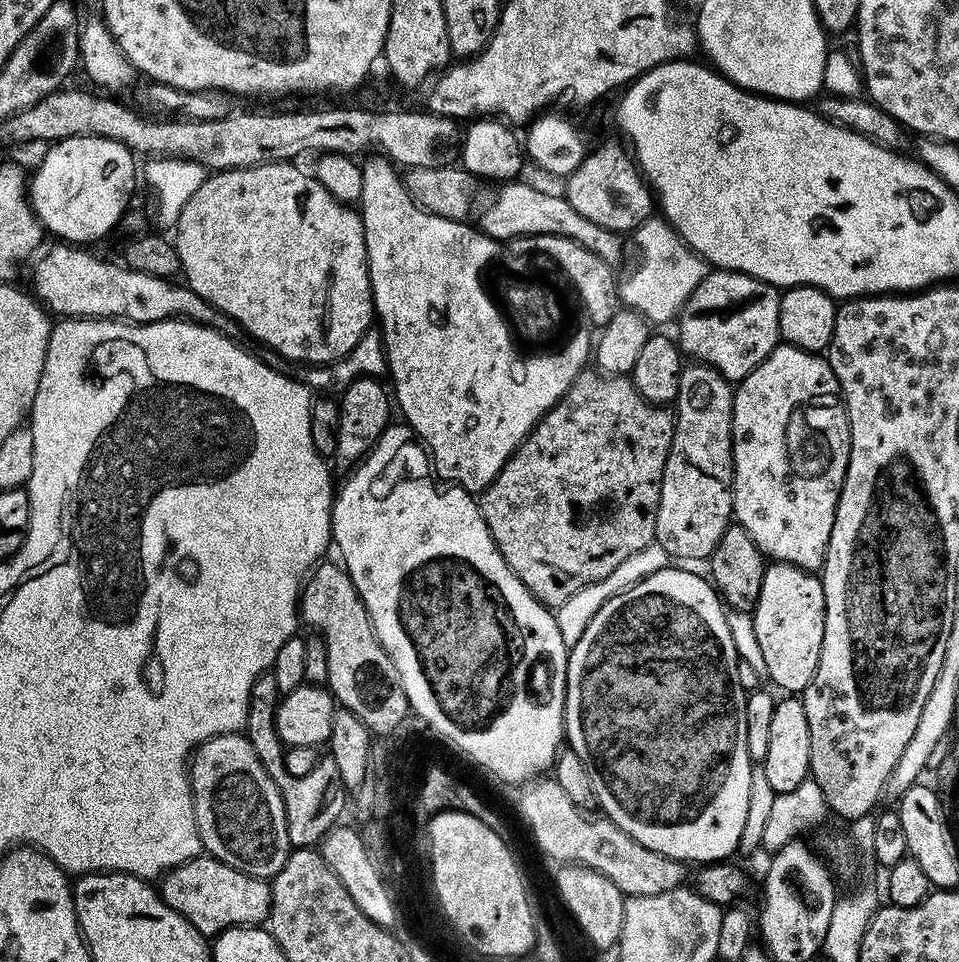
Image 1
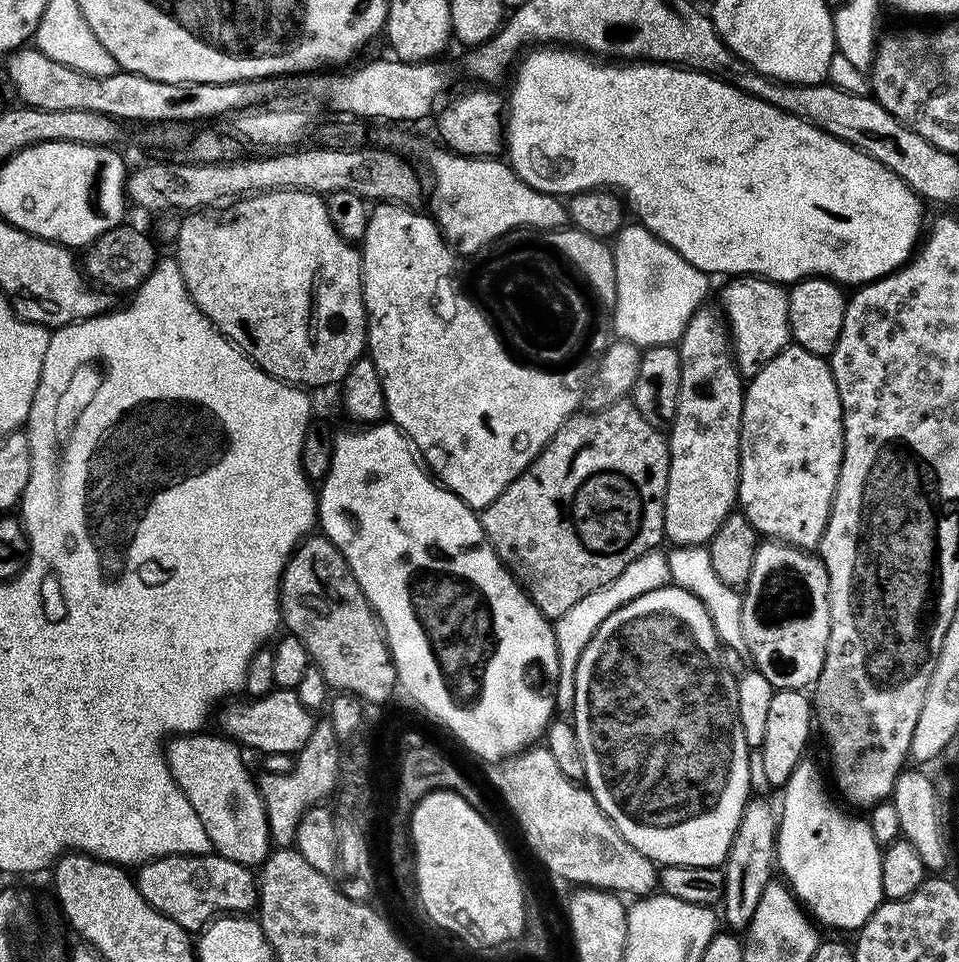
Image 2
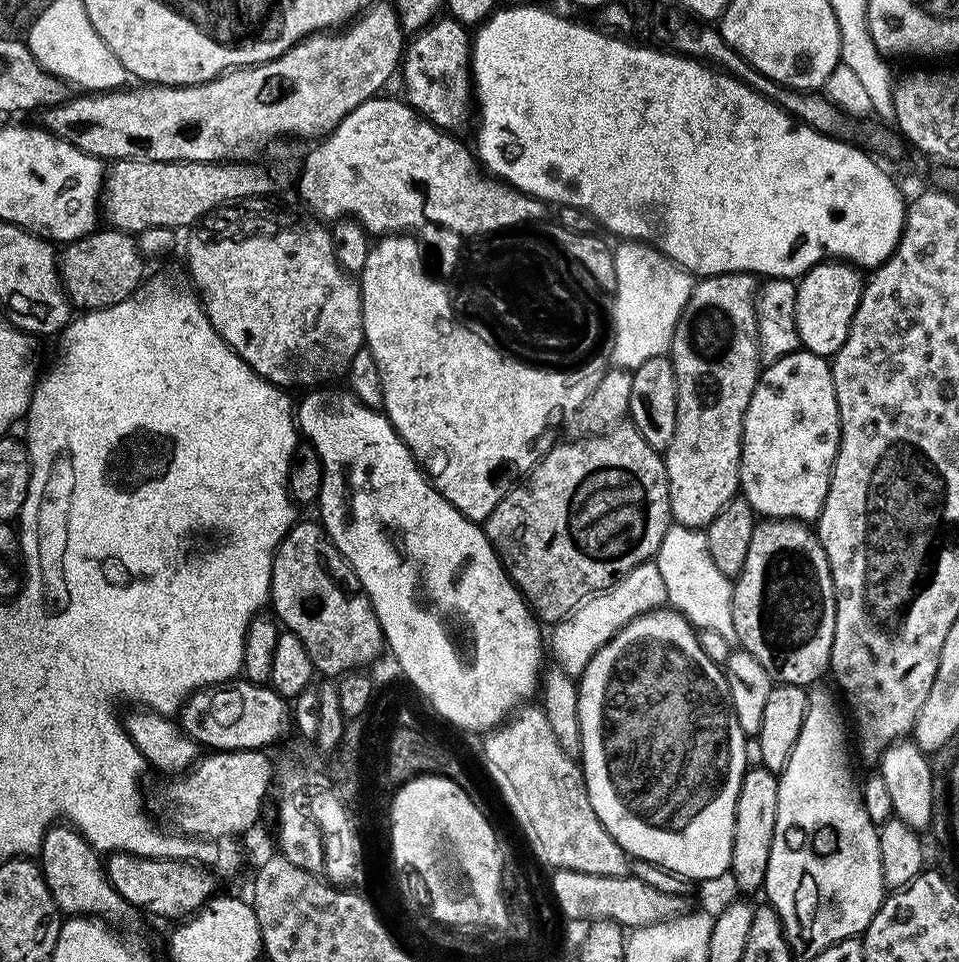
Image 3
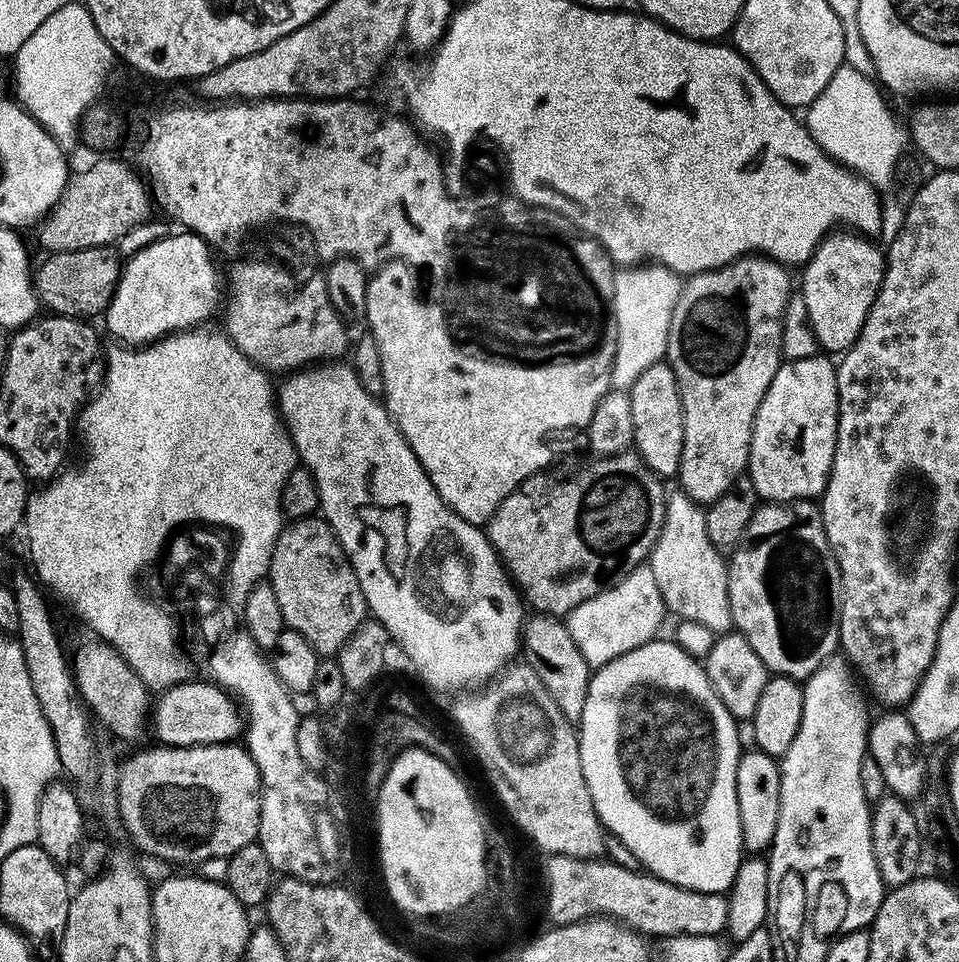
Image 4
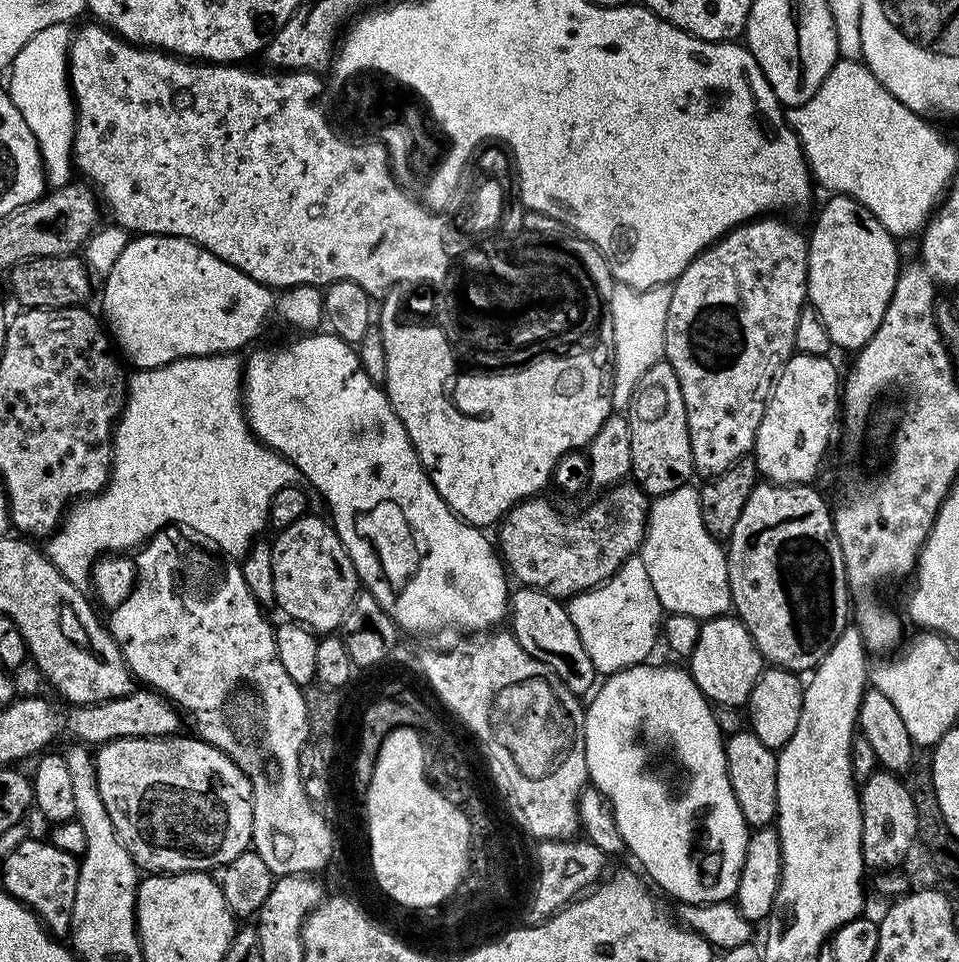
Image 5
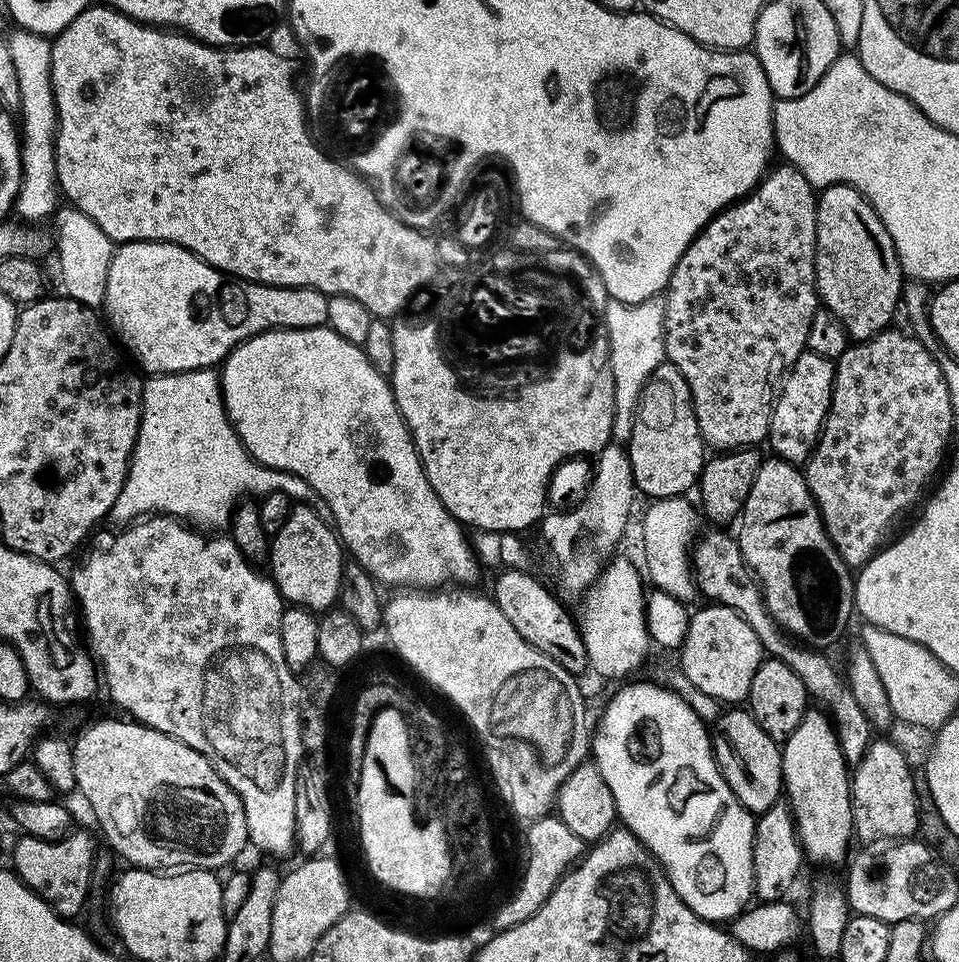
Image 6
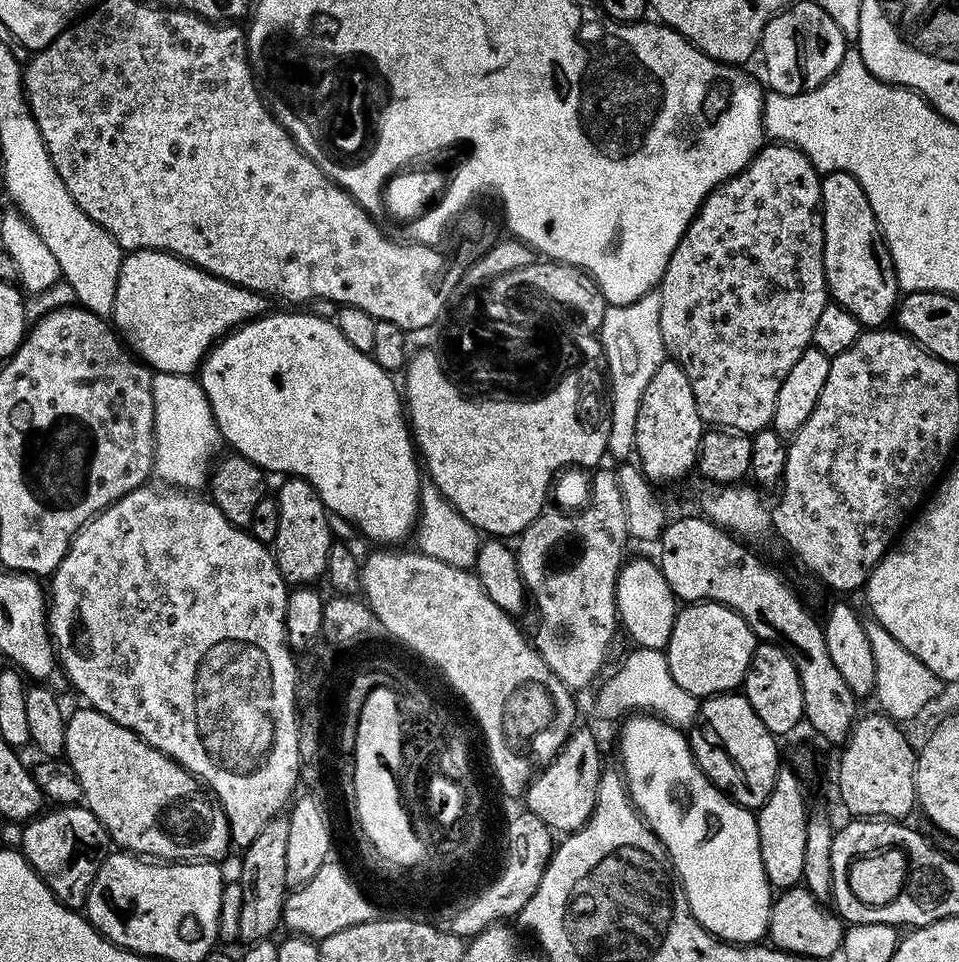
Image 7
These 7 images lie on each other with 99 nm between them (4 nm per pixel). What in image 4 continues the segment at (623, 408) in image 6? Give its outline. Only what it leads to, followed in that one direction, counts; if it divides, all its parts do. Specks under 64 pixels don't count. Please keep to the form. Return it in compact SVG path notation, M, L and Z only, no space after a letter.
M645 262L639 266L624 266L619 269L614 278L614 294L610 298L612 304L611 319L618 330L616 357L612 371L612 388L616 390L631 389L632 384L646 370L646 366L654 366L665 359L668 351L668 331L674 306L680 297L682 280L677 273L671 272L664 264Z

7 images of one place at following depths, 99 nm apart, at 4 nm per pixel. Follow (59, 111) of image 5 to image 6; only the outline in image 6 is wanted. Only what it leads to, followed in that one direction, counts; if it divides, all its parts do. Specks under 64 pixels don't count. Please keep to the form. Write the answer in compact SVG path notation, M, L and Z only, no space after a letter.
M23 30L13 31L13 36L7 37L8 45L10 46L10 58L14 58L14 71L18 74L18 94L20 95L20 106L18 109L19 117L18 124L22 129L22 179L20 182L20 189L16 195L16 203L14 205L15 215L20 215L19 219L24 222L34 222L30 220L40 220L43 216L51 217L54 209L57 207L56 196L58 200L58 185L56 183L56 103L54 102L54 94L52 93L52 79L50 78L50 54L52 53L52 40L47 36L39 36L33 32L25 32Z

